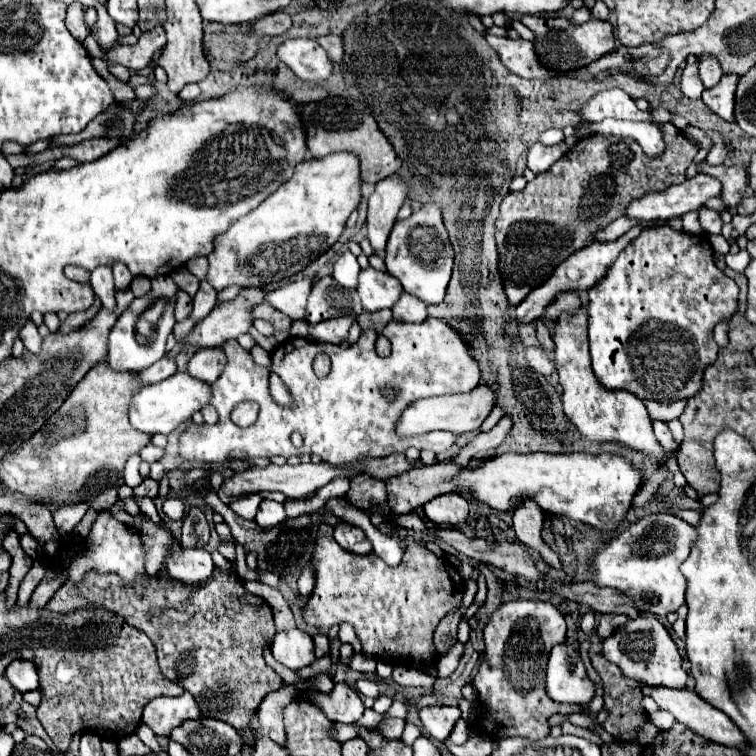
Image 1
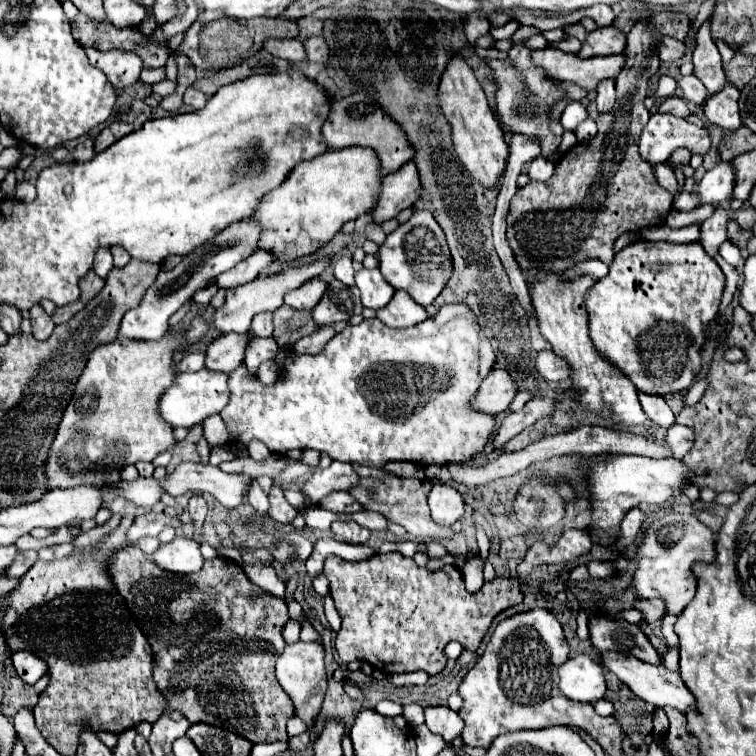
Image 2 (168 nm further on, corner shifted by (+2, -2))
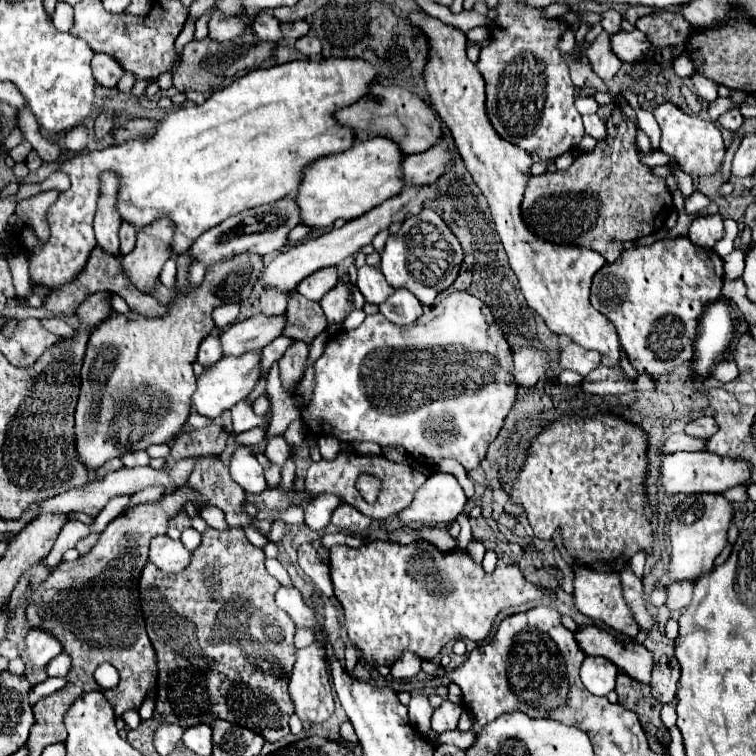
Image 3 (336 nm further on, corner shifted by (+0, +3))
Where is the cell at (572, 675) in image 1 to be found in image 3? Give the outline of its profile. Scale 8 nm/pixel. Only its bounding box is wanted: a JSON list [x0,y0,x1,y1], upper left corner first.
[580,655,618,695]

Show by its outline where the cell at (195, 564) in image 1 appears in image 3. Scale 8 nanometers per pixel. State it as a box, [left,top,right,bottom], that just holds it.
[150,535,192,573]

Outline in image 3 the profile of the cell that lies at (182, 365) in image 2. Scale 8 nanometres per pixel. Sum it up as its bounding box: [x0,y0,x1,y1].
[198,333,222,365]

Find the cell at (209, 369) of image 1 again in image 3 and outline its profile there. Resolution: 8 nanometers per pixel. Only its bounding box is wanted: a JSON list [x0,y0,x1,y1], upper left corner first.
[220,315,284,357]

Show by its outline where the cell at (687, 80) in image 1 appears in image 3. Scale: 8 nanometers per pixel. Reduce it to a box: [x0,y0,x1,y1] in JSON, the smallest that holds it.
[692,73,718,103]

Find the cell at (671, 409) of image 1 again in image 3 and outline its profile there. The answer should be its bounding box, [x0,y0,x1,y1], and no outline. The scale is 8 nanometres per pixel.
[712,361,738,383]

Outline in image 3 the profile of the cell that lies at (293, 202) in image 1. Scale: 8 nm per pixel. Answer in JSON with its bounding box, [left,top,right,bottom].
[294,137,402,229]

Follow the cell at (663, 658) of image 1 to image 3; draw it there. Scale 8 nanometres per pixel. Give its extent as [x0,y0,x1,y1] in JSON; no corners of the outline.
[574,567,640,639]

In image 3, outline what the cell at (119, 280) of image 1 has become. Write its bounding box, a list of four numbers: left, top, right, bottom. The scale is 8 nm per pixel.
[120,223,136,255]

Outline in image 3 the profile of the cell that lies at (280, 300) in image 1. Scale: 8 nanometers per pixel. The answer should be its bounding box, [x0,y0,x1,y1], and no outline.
[296,267,338,301]

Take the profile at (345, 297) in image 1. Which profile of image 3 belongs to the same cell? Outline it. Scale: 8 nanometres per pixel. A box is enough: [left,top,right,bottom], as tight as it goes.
[320,281,366,323]

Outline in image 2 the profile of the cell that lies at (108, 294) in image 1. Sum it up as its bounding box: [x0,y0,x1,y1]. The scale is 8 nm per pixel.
[94,248,114,278]

